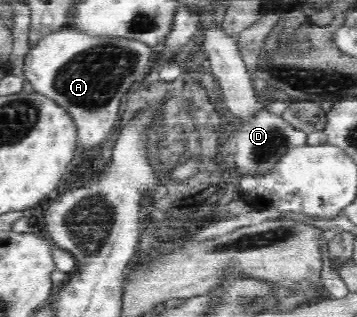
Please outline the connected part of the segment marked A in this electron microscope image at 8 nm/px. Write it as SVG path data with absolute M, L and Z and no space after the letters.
M64 26L38 41L24 59L24 80L35 92L60 105L77 127L83 154L90 154L114 128L120 100L134 82L143 82L155 54L147 44L130 37L98 35Z

